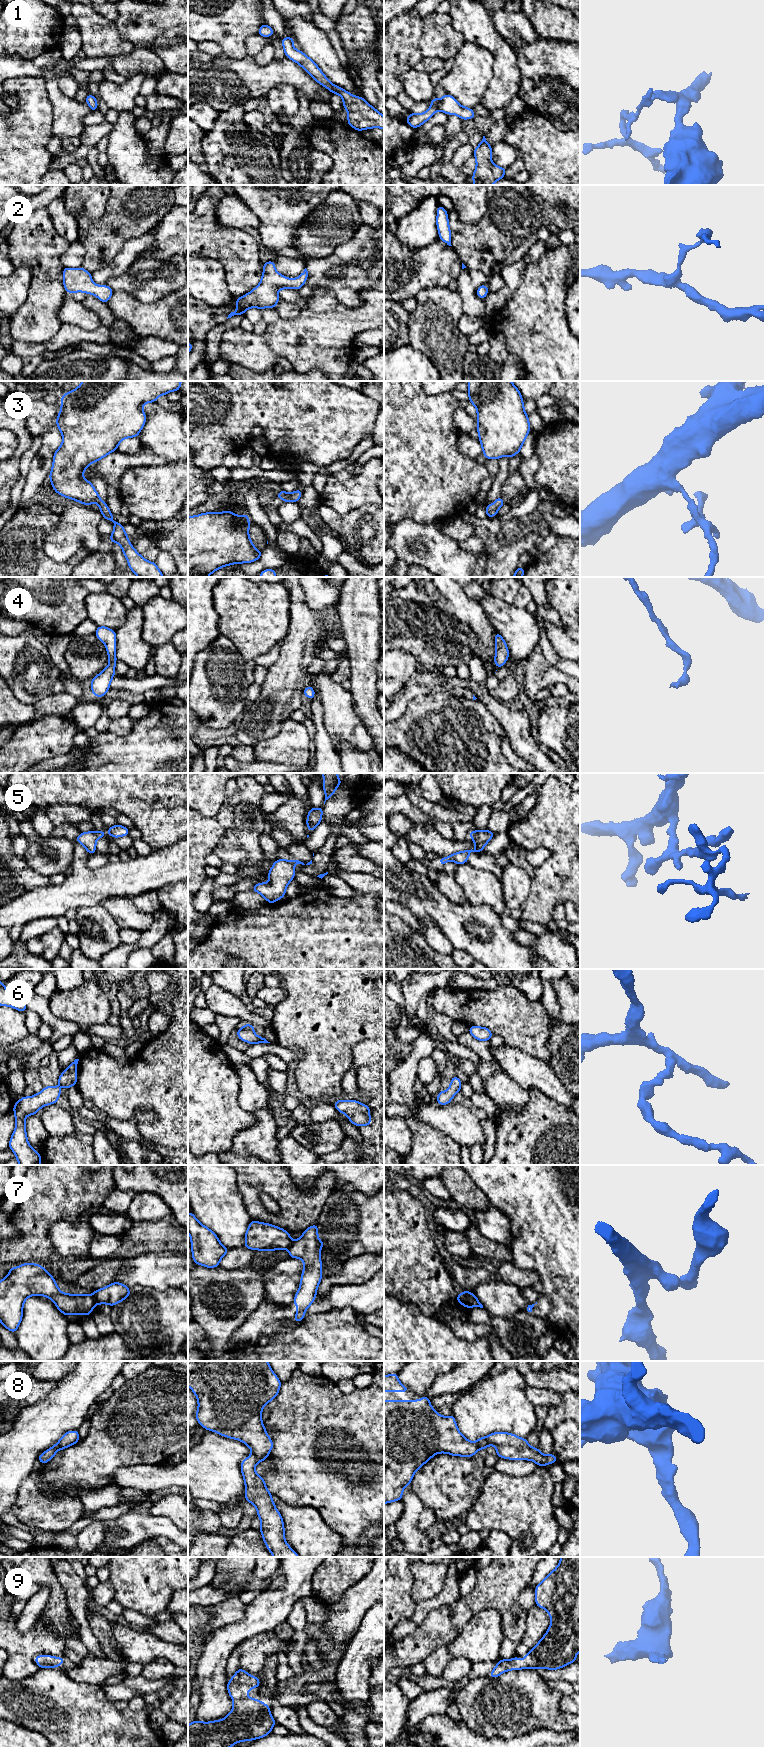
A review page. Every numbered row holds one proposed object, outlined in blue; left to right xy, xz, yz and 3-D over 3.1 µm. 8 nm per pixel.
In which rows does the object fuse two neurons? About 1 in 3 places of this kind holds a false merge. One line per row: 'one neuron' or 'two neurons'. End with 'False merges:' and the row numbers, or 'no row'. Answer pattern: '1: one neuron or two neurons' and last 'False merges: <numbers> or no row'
1: two neurons
2: one neuron
3: one neuron
4: one neuron
5: two neurons
6: one neuron
7: two neurons
8: one neuron
9: one neuron
False merges: 1, 5, 7

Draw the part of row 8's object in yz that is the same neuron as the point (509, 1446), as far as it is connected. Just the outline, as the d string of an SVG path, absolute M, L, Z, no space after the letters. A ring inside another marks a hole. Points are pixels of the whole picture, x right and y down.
M422 1396L420 1400L384 1400L384 1504L400 1501L404 1487L411 1484L414 1473L437 1453L447 1453L453 1456L472 1457L479 1449L486 1449L489 1445L496 1447L499 1458L511 1460L531 1460L537 1466L556 1463L557 1457L553 1454L543 1455L539 1448L529 1445L526 1438L521 1438L513 1433L495 1432L487 1437L481 1437L475 1442L469 1441L458 1430L454 1415L441 1416L430 1404L430 1399Z

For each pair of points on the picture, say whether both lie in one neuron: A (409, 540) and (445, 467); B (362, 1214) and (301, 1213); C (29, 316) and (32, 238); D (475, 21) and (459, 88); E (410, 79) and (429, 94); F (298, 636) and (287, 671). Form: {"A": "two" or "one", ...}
{"A": "two", "B": "two", "C": "one", "D": "two", "E": "one", "F": "one"}

